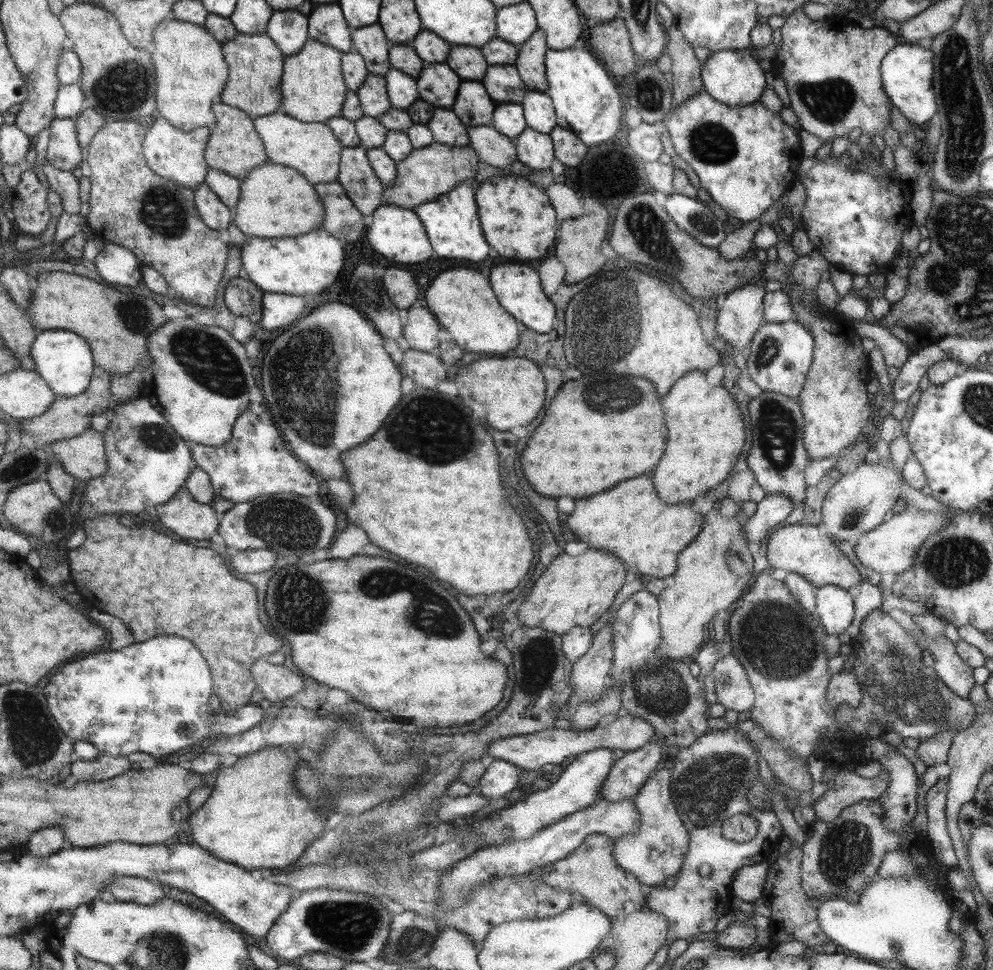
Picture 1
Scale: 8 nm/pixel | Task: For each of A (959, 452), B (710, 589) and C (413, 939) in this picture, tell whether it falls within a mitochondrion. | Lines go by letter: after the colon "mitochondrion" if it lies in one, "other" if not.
A: other
B: other
C: mitochondrion

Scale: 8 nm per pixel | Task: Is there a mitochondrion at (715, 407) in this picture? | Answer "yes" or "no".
no

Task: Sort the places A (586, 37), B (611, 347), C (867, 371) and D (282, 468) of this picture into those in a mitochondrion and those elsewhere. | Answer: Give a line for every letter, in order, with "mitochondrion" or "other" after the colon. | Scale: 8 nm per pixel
A: other
B: mitochondrion
C: other
D: other

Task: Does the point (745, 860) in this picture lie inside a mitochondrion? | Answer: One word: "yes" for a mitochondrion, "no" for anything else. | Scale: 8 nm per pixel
no

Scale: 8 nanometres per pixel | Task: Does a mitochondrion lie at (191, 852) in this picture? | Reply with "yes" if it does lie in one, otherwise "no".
no

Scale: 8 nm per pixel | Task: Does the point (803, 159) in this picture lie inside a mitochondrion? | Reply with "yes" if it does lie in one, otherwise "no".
no

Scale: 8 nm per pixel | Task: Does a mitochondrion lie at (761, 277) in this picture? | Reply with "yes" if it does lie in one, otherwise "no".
no

